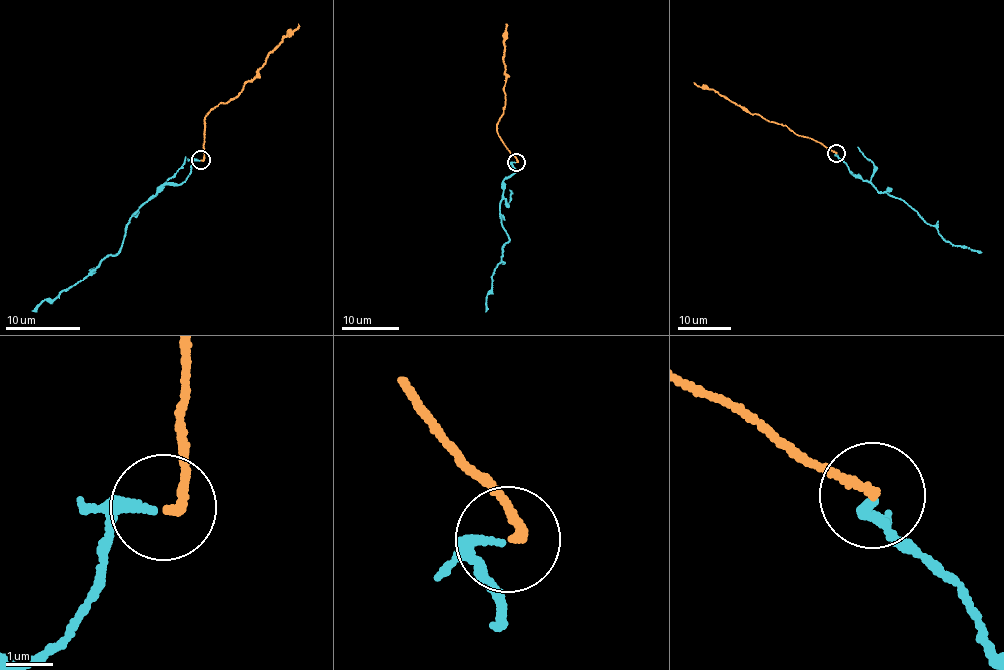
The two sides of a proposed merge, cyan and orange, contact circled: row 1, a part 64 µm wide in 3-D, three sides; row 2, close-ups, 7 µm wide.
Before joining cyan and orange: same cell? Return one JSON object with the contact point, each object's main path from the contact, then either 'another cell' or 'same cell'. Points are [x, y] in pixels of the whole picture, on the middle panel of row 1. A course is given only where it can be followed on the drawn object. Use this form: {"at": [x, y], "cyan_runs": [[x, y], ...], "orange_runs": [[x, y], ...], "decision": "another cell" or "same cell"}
{"at": [516, 162], "cyan_runs": [[515, 162], [512, 163], [516, 170], [503, 181], [499, 205], [509, 241], [491, 280], [485, 311]], "orange_runs": [[516, 162], [515, 155], [497, 131], [497, 122], [505, 105], [505, 24]], "decision": "same cell"}

